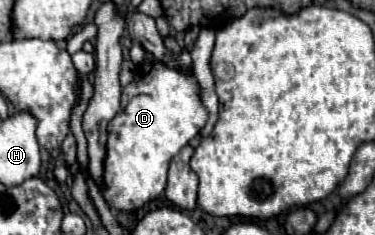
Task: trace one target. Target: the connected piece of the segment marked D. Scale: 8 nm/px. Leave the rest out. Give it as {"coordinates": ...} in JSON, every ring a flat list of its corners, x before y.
{"coordinates":[[146,53,144,63,138,67,134,81,122,89,120,113,108,125,108,153,104,161,104,199,108,205,120,211,134,211,146,205,148,201,160,197,166,187,166,173,170,159,198,135,208,119,208,111,202,105,202,89,194,73,182,73,168,67,164,61,158,61,152,53]]}

